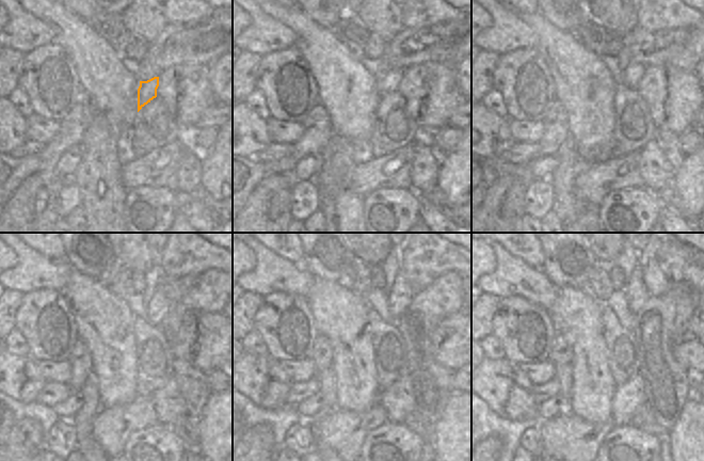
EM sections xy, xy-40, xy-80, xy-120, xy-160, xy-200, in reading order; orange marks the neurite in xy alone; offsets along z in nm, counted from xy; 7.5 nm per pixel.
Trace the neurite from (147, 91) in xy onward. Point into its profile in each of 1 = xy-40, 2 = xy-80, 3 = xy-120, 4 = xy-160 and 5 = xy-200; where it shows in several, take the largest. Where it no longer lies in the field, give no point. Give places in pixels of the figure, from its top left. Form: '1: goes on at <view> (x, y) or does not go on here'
1: goes on at xy-40 (386, 82)
2: goes on at xy-80 (632, 75)
3: goes on at xy-120 (159, 305)
4: goes on at xy-160 (401, 292)
5: goes on at xy-200 (637, 295)

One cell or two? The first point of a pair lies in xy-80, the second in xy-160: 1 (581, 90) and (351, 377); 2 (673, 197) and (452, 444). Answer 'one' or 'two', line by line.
1: one
2: two

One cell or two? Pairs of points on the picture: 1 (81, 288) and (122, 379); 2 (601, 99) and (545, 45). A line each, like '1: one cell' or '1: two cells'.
1: one cell
2: one cell

